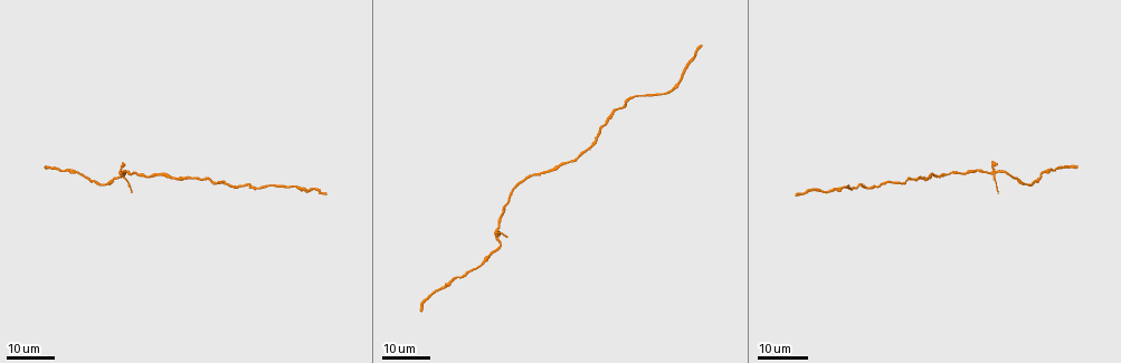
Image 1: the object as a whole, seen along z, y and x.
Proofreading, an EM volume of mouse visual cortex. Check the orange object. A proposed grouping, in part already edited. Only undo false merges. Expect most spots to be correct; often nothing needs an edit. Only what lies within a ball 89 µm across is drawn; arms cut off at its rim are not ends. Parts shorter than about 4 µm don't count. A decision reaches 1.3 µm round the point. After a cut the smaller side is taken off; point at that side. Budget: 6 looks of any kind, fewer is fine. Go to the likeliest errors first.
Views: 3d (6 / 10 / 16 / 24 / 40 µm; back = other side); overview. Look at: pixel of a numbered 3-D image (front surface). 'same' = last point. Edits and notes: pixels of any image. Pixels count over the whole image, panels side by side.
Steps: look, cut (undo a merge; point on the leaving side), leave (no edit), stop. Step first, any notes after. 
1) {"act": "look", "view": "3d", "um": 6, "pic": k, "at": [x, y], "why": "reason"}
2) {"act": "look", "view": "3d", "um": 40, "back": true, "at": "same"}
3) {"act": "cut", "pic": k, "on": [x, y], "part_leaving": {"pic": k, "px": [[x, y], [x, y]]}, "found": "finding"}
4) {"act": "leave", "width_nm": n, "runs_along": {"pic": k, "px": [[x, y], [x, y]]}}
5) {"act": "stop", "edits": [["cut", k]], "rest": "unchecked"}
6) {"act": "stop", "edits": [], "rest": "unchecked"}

{"act": "look", "view": "3d", "um": 24, "pic": 1, "at": [110, 184], "why": "thick turns thin"}

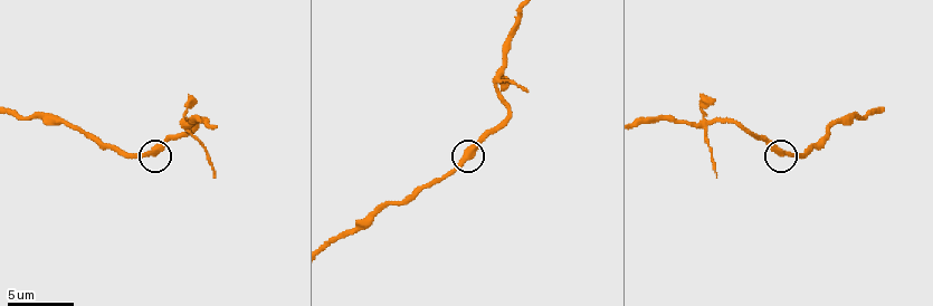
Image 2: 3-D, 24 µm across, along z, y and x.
{"act": "look", "view": "3d", "um": 6, "pic": 2, "at": [147, 151], "why": "zoom in"}

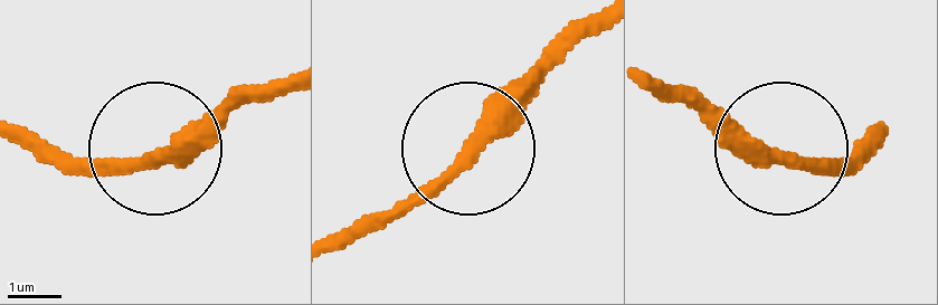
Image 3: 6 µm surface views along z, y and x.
{"act": "leave", "runs_along": {"pic": 3, "px": [[644, 77], [698, 95], [751, 140], [867, 158]]}, "found": "all the same neuron"}

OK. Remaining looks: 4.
{"act": "look", "view": "3d", "um": 24, "pic": 1, "at": [843, 189], "why": "calibre changes"}

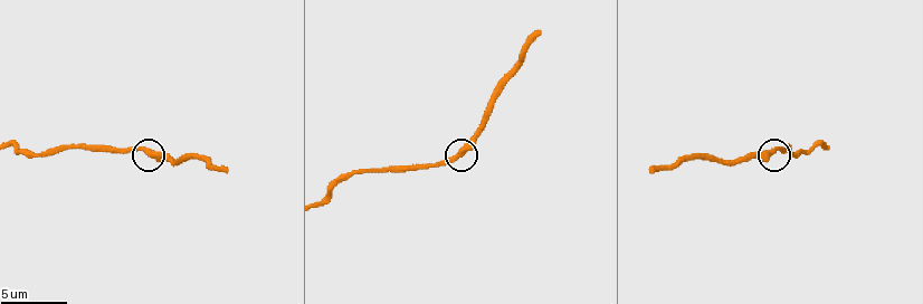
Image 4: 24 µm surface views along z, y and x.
{"act": "look", "view": "3d", "um": 10, "pic": 4, "at": [456, 155], "why": "closer look"}

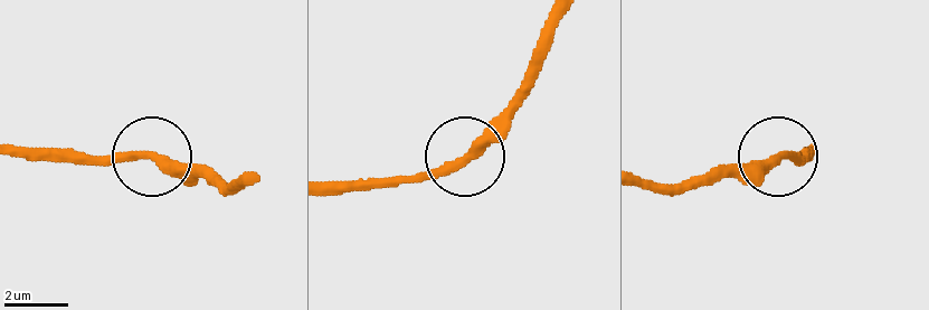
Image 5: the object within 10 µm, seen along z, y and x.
{"act": "leave", "width_nm": 310, "runs_along": {"pic": 5, "px": [[13, 154], [150, 154], [198, 162], [219, 176]]}, "found": "one neuron here"}

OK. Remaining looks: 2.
{"act": "look", "view": "3d", "um": 6, "pic": 2, "at": [855, 114]}

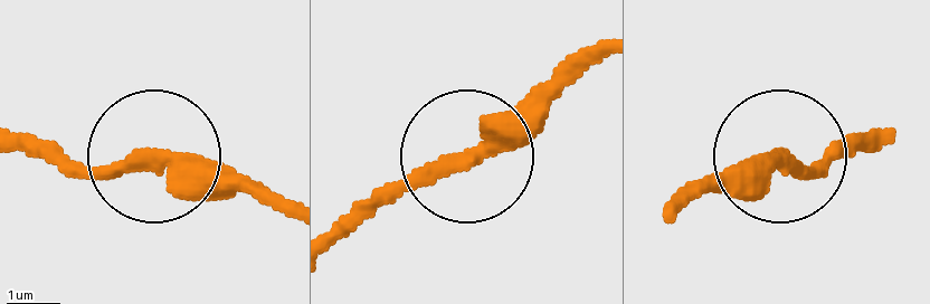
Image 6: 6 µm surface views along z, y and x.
{"act": "leave", "runs_along": {"pic": 6, "px": [[291, 215], [197, 188], [144, 152], [104, 165], [24, 152]]}, "found": "all the same neuron"}

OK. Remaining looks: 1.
{"act": "stop", "edits": [], "rest": "unchecked"}

